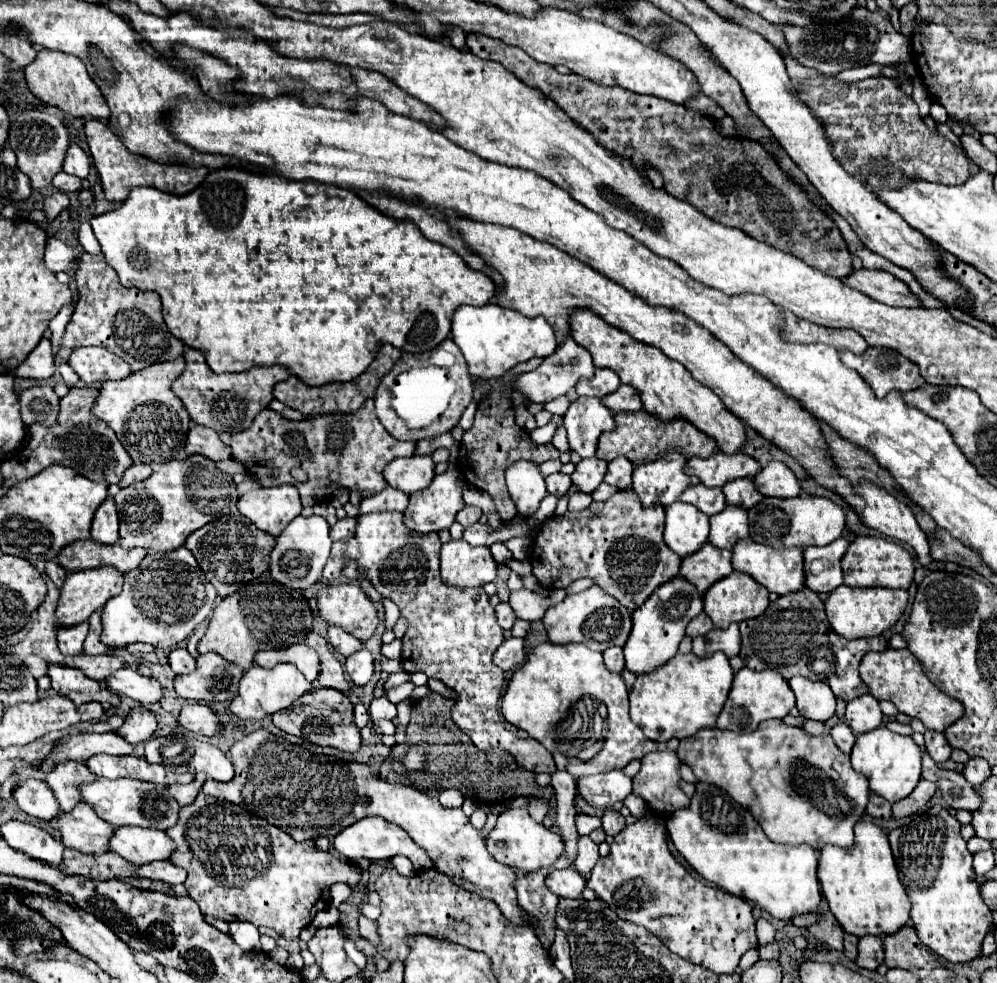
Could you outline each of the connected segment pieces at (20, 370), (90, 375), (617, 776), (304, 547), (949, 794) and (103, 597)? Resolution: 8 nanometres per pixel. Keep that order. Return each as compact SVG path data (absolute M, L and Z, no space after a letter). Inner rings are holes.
M45 337L32 350L32 354L28 354L28 358L14 370L14 374L20 378L36 378L36 380L46 380L54 372L56 372L56 366L54 366L51 342Z
M76 348L68 364L84 384L102 384L106 380L120 380L130 374L130 366L106 348Z
M622 770L606 774L594 774L578 780L580 796L594 808L612 808L614 802L622 802L632 792L632 780Z
M298 516L298 518L294 518L294 520L284 528L284 532L276 538L276 546L274 546L272 554L270 554L270 576L272 576L272 580L276 580L278 584L284 584L284 586L288 586L288 588L298 588L298 590L312 588L312 586L320 580L320 576L322 576L322 568L324 568L324 564L326 564L326 560L328 560L328 556L330 556L330 546L332 546L332 540L330 540L330 536L328 536L328 522L326 522L322 516L310 516L310 518ZM288 550L298 550L298 552L302 552L306 558L310 558L310 570L308 570L306 578L294 580L294 578L290 578L290 576L280 568L280 558L282 558L284 552L288 552Z
M922 750L922 778L940 786L942 796L950 808L962 808L968 812L980 808L980 794L976 792L976 786L970 786L968 780L964 780L964 776L958 772L940 770L926 750Z
M100 566L92 570L80 570L68 574L68 580L64 582L60 590L60 600L56 608L56 618L60 626L74 626L90 618L92 612L100 610L112 596L120 594L122 590L122 574L112 566Z

